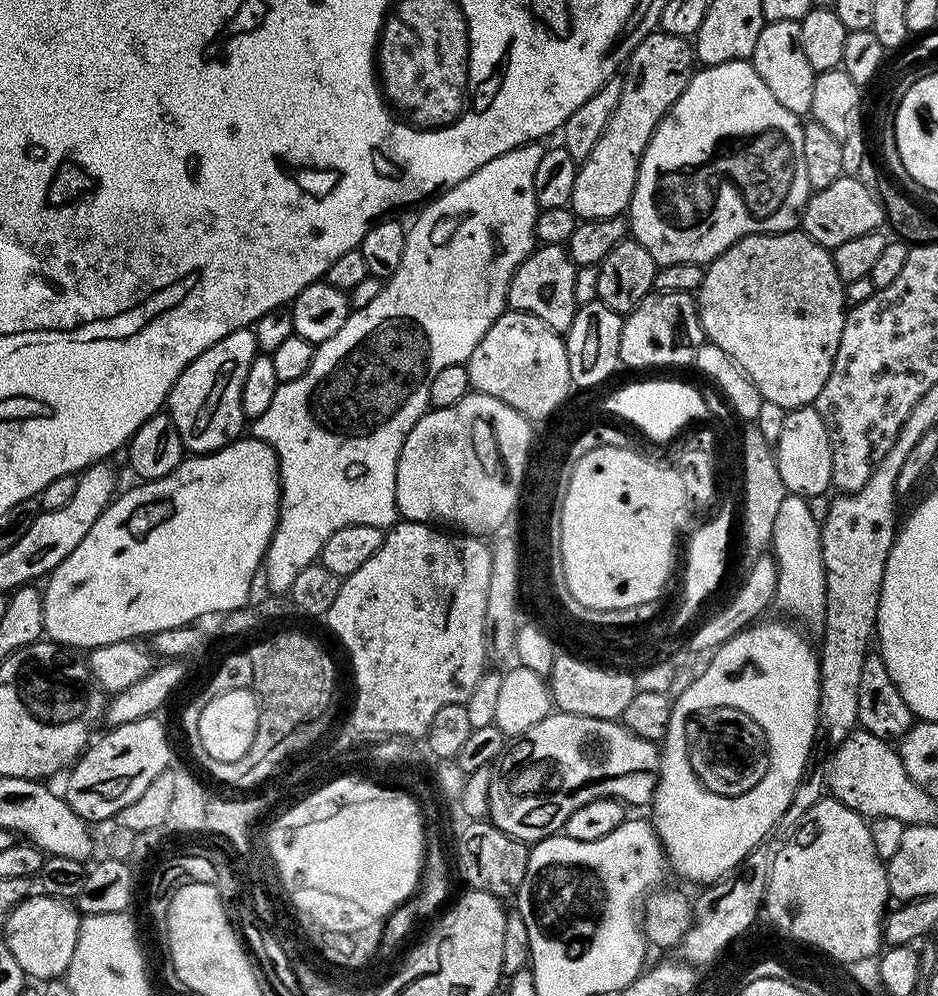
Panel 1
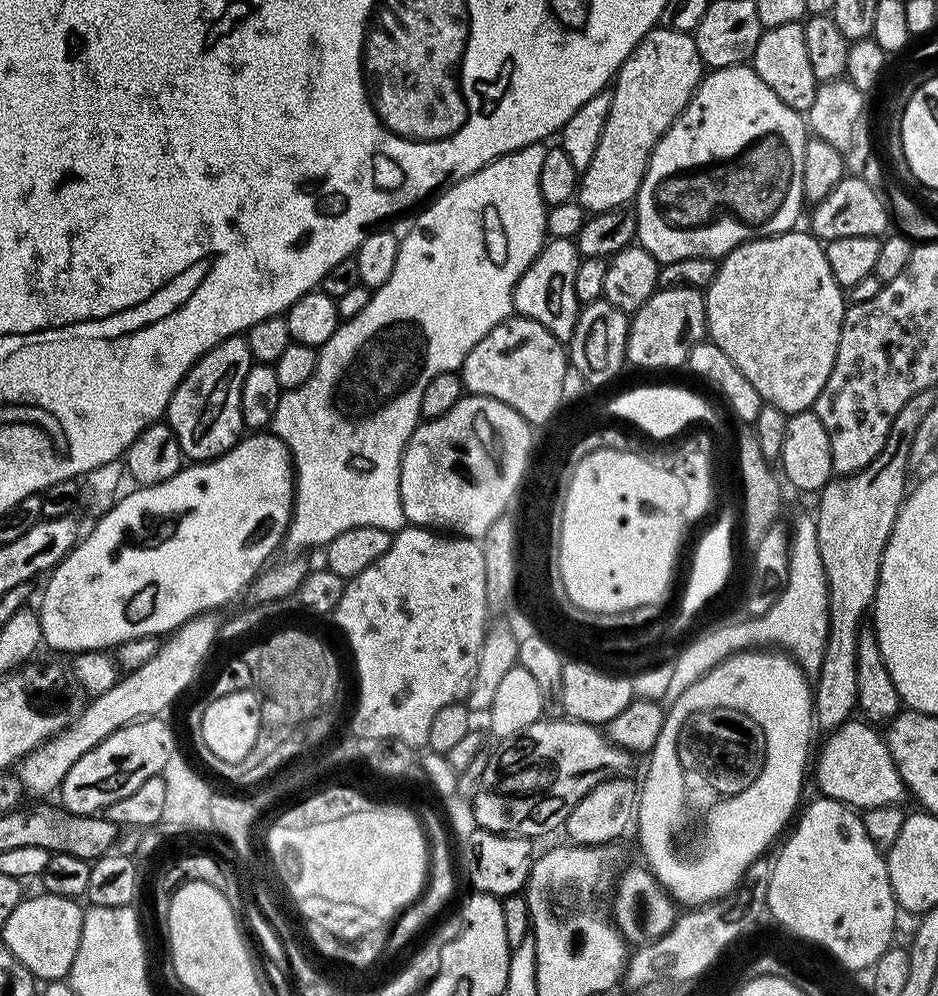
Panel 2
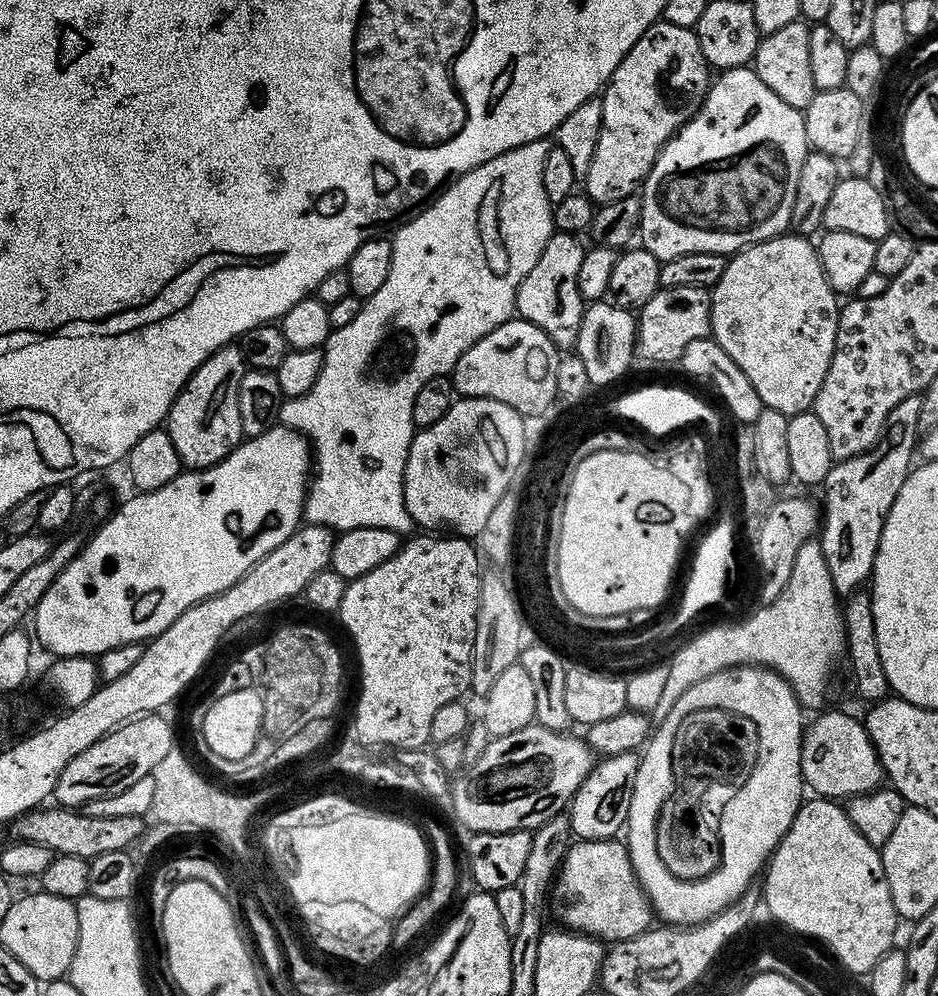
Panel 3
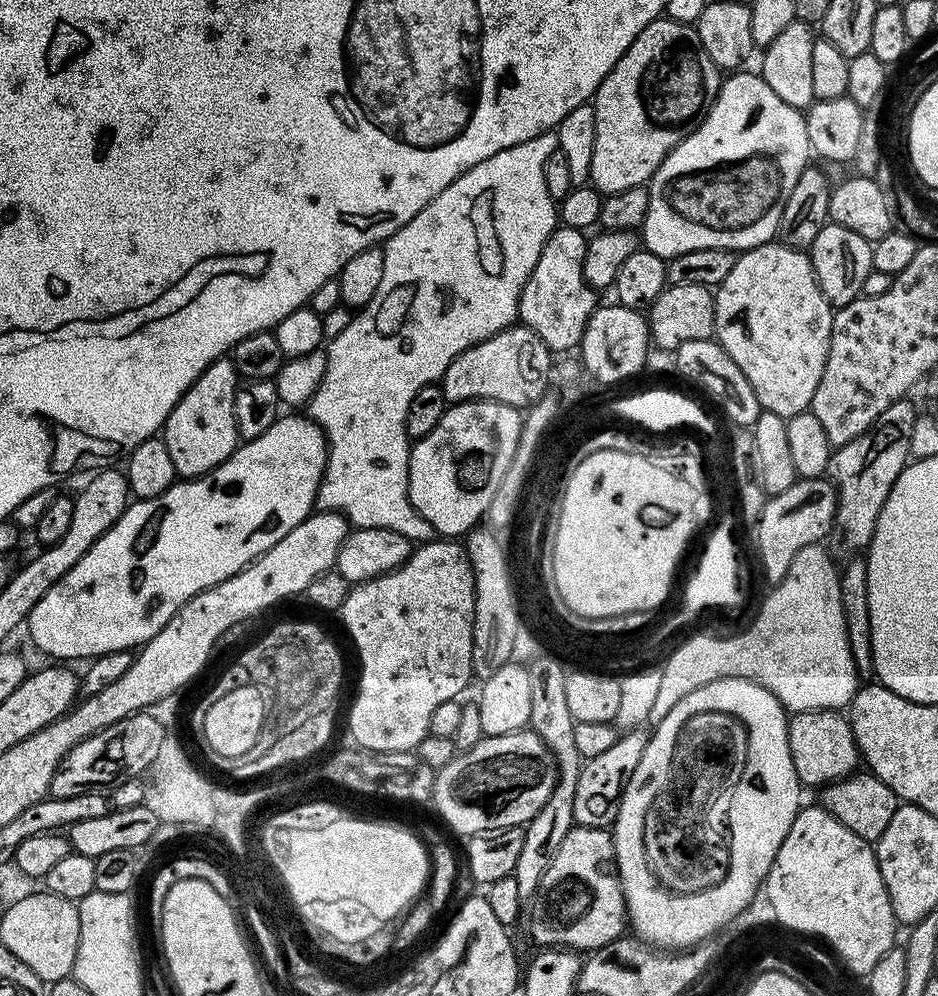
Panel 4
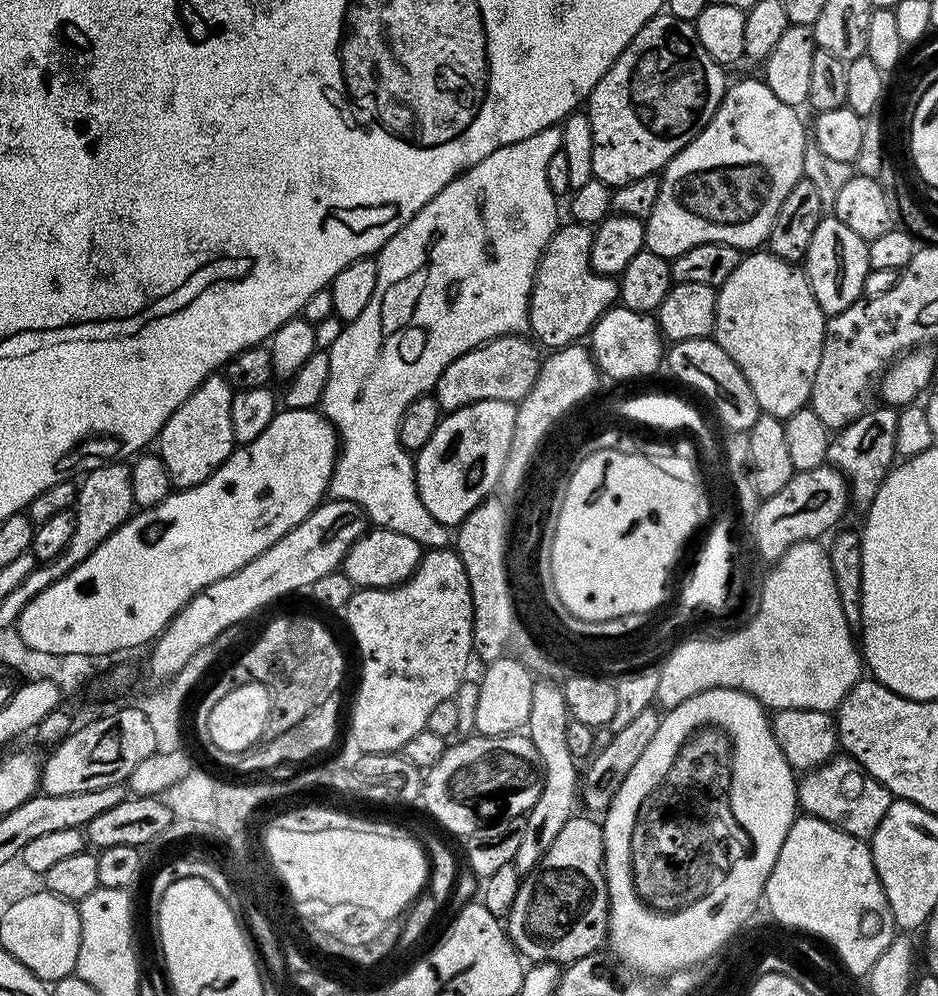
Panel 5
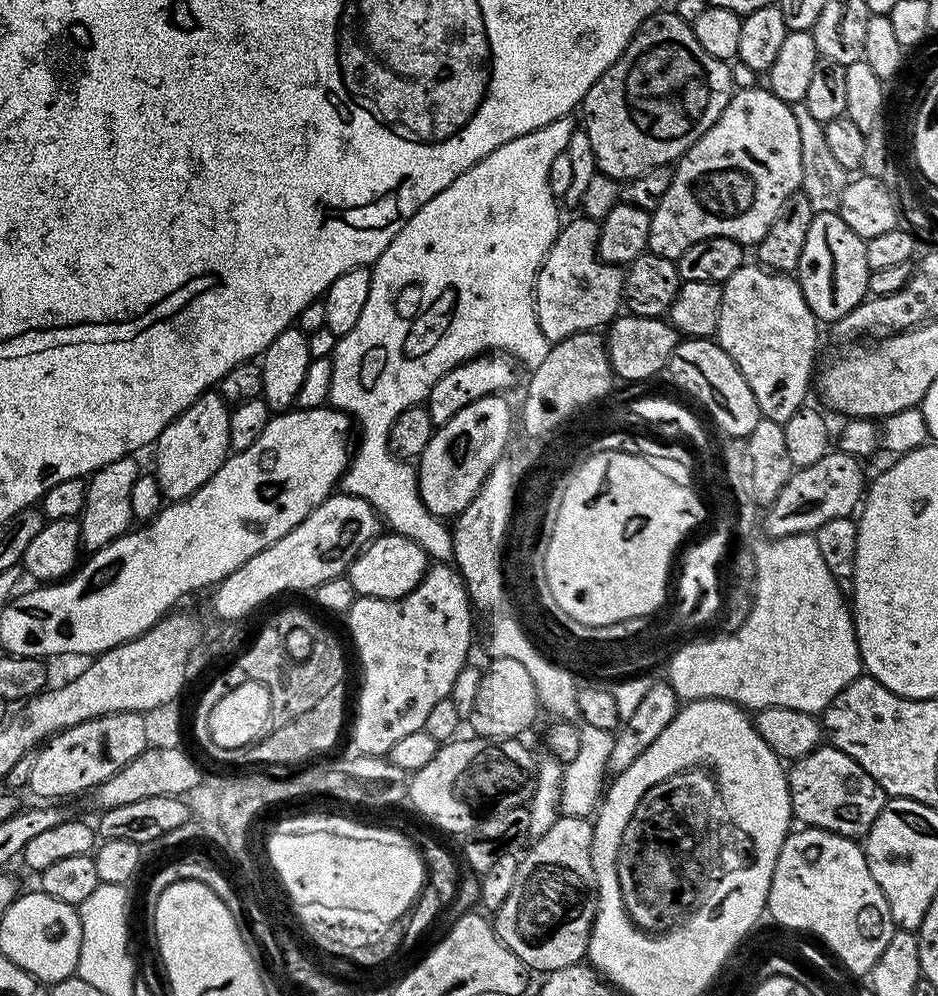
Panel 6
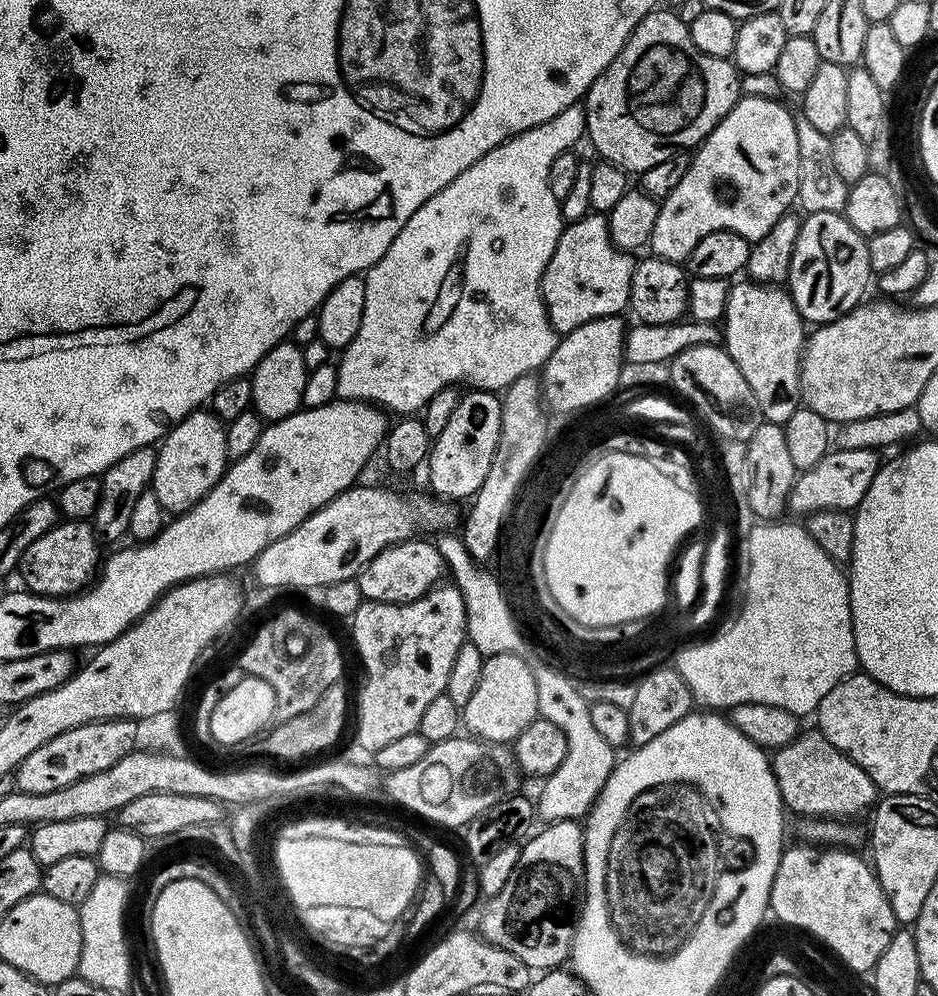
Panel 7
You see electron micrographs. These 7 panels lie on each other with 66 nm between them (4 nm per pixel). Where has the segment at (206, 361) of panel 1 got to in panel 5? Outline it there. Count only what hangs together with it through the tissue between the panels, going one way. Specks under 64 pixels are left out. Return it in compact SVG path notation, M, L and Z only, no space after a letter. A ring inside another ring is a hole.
M223 375L207 376L162 426L158 437L158 454L170 474L173 489L197 488L232 455L236 444L234 430L230 426L233 391Z

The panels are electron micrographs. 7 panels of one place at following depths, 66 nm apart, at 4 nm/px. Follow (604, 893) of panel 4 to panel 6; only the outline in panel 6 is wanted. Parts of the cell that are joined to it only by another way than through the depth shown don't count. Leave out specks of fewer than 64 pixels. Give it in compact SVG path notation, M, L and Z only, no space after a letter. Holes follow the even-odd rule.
M563 814L557 816L554 826L550 826L550 830L546 830L546 834L535 837L532 845L528 848L528 853L525 856L521 855L519 862L514 886L510 889L506 902L502 902L502 906L498 906L498 910L494 913L494 927L498 938L506 947L514 950L514 954L518 954L521 962L533 973L547 974L554 970L562 970L562 966L574 966L581 963L588 954L588 939L592 933L592 920L596 916L596 879L594 878L594 862L592 861L592 820L583 816L566 816Z

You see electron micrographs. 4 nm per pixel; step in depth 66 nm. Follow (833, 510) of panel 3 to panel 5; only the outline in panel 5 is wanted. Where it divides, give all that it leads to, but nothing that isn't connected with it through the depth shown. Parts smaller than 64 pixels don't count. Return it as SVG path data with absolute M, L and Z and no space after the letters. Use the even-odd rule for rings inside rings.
M892 406L879 407L863 412L858 419L845 424L828 441L827 463L844 473L845 478L848 479L851 503L855 507L857 504L860 510L867 510L870 502L874 502L874 494L878 494L878 486L882 486L882 482L892 471L898 456L896 439L899 411Z

